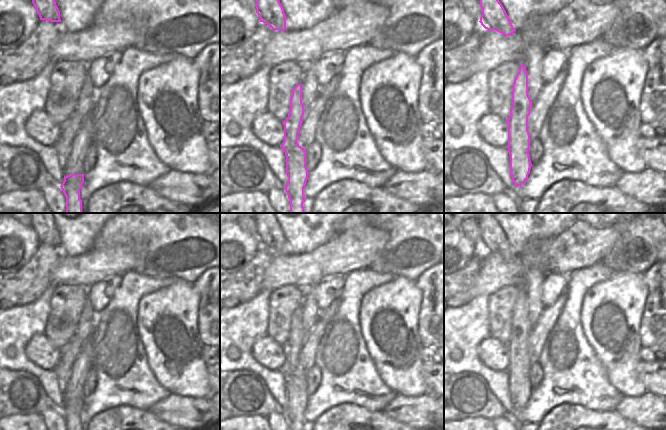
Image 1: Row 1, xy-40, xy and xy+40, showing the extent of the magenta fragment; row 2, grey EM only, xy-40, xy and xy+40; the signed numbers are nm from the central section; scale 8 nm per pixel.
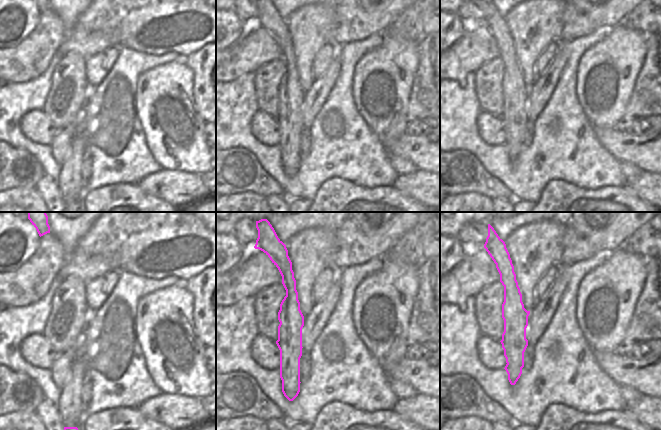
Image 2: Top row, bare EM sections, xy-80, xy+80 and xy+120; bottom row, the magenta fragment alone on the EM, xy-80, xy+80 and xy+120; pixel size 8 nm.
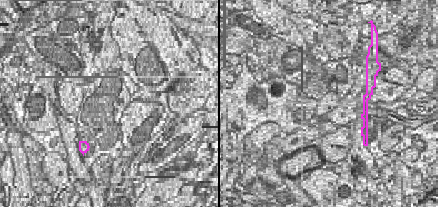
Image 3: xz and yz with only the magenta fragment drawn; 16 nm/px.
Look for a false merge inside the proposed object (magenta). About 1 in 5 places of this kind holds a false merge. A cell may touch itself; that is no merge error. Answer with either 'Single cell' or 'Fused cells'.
Single cell

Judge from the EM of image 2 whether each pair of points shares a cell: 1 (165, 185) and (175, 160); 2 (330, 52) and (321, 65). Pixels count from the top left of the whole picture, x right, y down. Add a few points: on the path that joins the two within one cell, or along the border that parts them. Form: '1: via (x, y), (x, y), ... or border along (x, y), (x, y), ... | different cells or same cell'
1: border along (162, 168), (194, 173) | different cells
2: via (327, 55), (321, 62) | same cell

